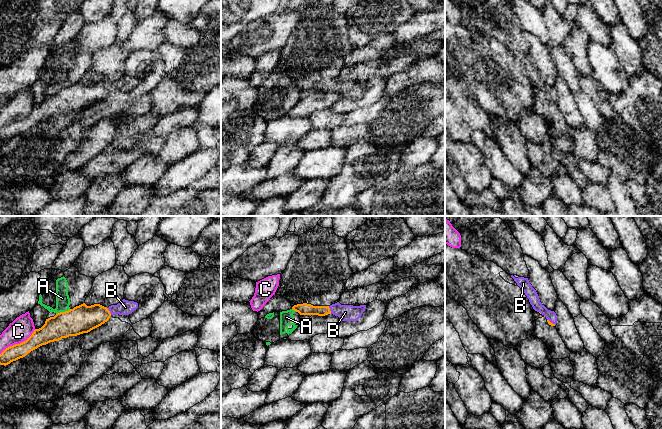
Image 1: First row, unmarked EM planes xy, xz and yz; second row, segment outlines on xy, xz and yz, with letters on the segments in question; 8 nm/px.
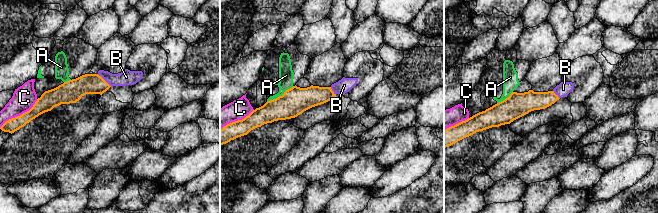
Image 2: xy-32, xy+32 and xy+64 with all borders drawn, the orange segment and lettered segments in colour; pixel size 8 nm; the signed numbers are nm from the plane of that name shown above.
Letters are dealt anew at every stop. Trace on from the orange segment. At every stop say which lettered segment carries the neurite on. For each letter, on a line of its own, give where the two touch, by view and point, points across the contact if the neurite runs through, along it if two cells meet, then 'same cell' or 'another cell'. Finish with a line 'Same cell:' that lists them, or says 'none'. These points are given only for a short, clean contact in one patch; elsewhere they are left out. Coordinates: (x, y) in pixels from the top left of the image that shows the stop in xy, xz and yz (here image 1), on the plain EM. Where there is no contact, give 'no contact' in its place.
A: xy (63, 88) | along xy (70, 85), (56, 90) | another cell
B: xz (329, 86) | across xz (303, 85), (329, 86), (345, 88) | same cell
C: xy (18, 120) | another cell
Same cell: B

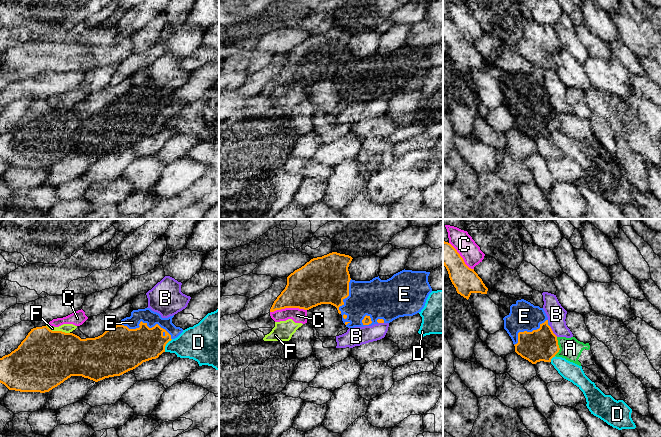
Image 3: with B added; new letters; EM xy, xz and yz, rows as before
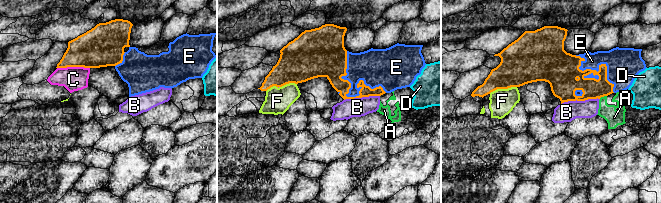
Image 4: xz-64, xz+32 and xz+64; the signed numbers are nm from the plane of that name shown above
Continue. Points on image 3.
A: yz (558, 122) | along yz (557, 113), (559, 126), (554, 131) | another cell
B: yz (552, 107) | another cell
C: xz (288, 83) | another cell
D: xy (165, 121) | another cell
E: xy (144, 99) | another cell
F: xy (58, 107) | along xy (46, 101), (52, 106), (61, 106), (69, 109) | another cell
Same cell: none

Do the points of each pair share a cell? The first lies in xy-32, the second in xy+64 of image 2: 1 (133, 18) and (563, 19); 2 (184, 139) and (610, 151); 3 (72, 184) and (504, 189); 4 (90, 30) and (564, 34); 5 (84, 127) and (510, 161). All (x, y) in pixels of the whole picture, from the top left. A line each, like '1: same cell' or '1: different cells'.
1: same cell
2: same cell
3: same cell
4: different cells
5: different cells

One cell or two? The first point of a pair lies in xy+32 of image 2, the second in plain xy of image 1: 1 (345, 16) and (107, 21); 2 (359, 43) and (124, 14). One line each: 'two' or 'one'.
1: two
2: two

